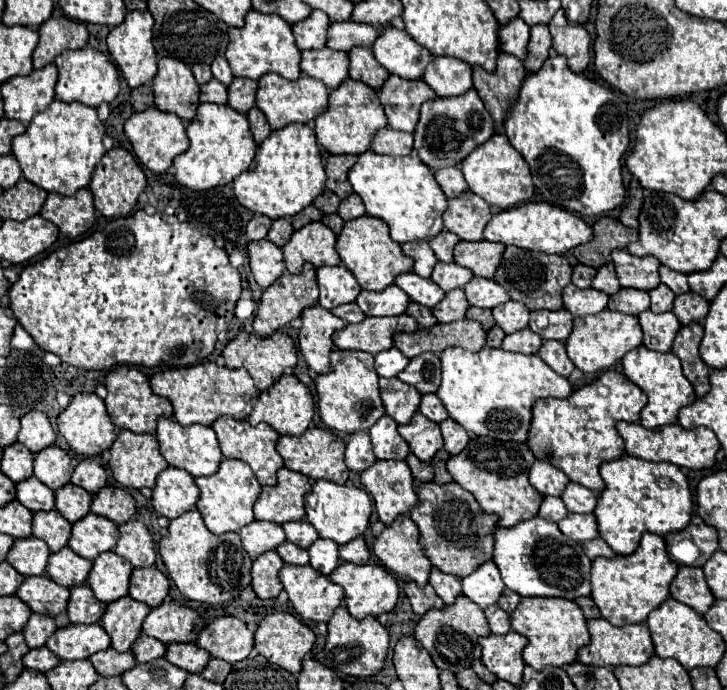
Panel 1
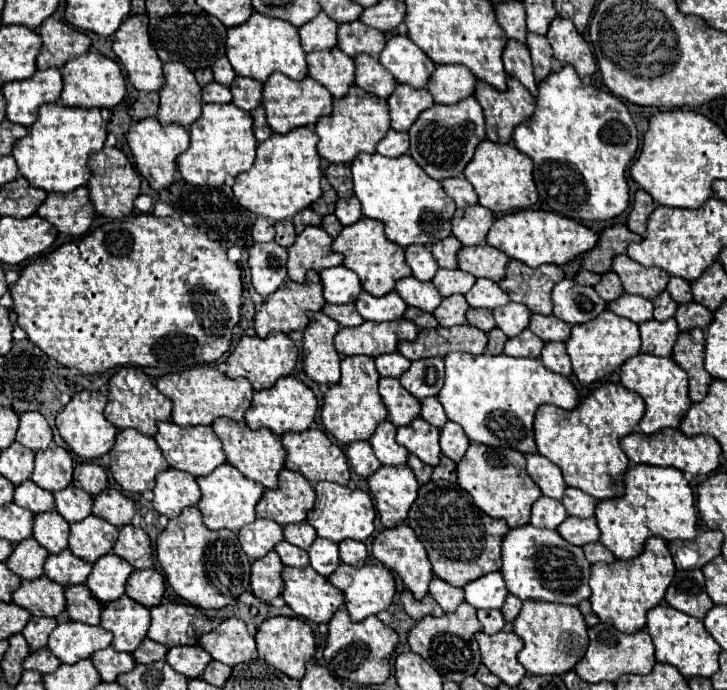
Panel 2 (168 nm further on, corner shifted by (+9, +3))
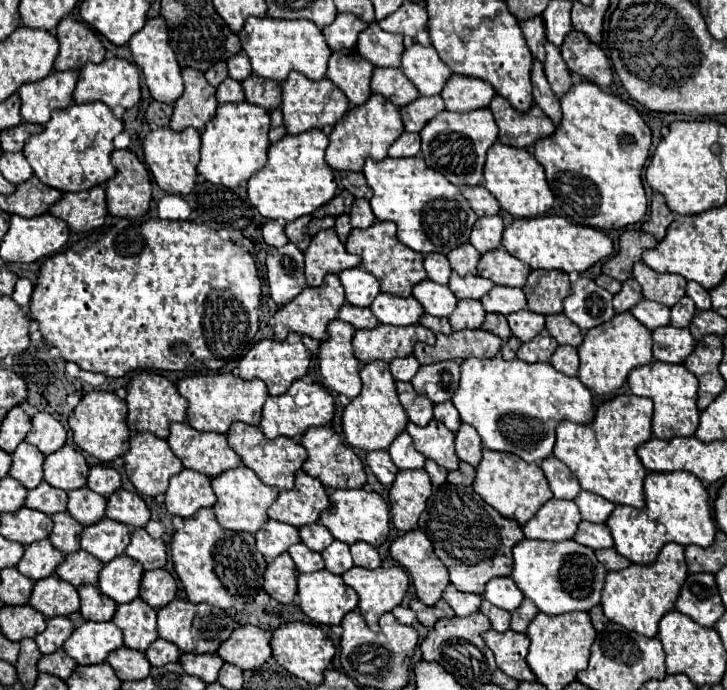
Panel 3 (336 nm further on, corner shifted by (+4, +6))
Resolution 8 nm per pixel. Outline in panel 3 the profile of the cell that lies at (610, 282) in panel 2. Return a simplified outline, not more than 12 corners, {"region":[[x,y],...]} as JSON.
{"region":[[637,280],[623,282],[619,294],[613,296],[615,312],[631,310],[643,300]]}

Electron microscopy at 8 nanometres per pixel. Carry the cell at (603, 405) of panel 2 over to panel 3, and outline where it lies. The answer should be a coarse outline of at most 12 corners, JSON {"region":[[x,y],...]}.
{"region":[[633,394],[589,426],[561,422],[553,454],[583,490],[645,506],[635,450],[653,402]]}

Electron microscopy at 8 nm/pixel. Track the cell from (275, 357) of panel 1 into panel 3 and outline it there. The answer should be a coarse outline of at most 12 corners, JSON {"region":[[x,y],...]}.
{"region":[[299,334],[261,340],[239,362],[281,396],[307,374],[311,352]]}

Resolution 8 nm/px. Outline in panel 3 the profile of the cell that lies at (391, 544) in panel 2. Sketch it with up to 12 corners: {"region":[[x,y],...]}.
{"region":[[421,530],[401,534],[391,556],[435,606],[449,572]]}

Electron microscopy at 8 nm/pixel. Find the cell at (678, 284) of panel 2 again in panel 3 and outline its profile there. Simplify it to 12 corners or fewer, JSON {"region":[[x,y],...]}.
{"region":[[687,282],[687,296],[697,310],[711,308],[709,292],[697,282]]}

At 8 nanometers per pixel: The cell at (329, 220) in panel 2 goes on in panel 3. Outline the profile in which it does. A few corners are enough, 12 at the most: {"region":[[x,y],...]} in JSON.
{"region":[[347,214],[337,218],[335,232],[343,244],[347,242],[351,228]]}

